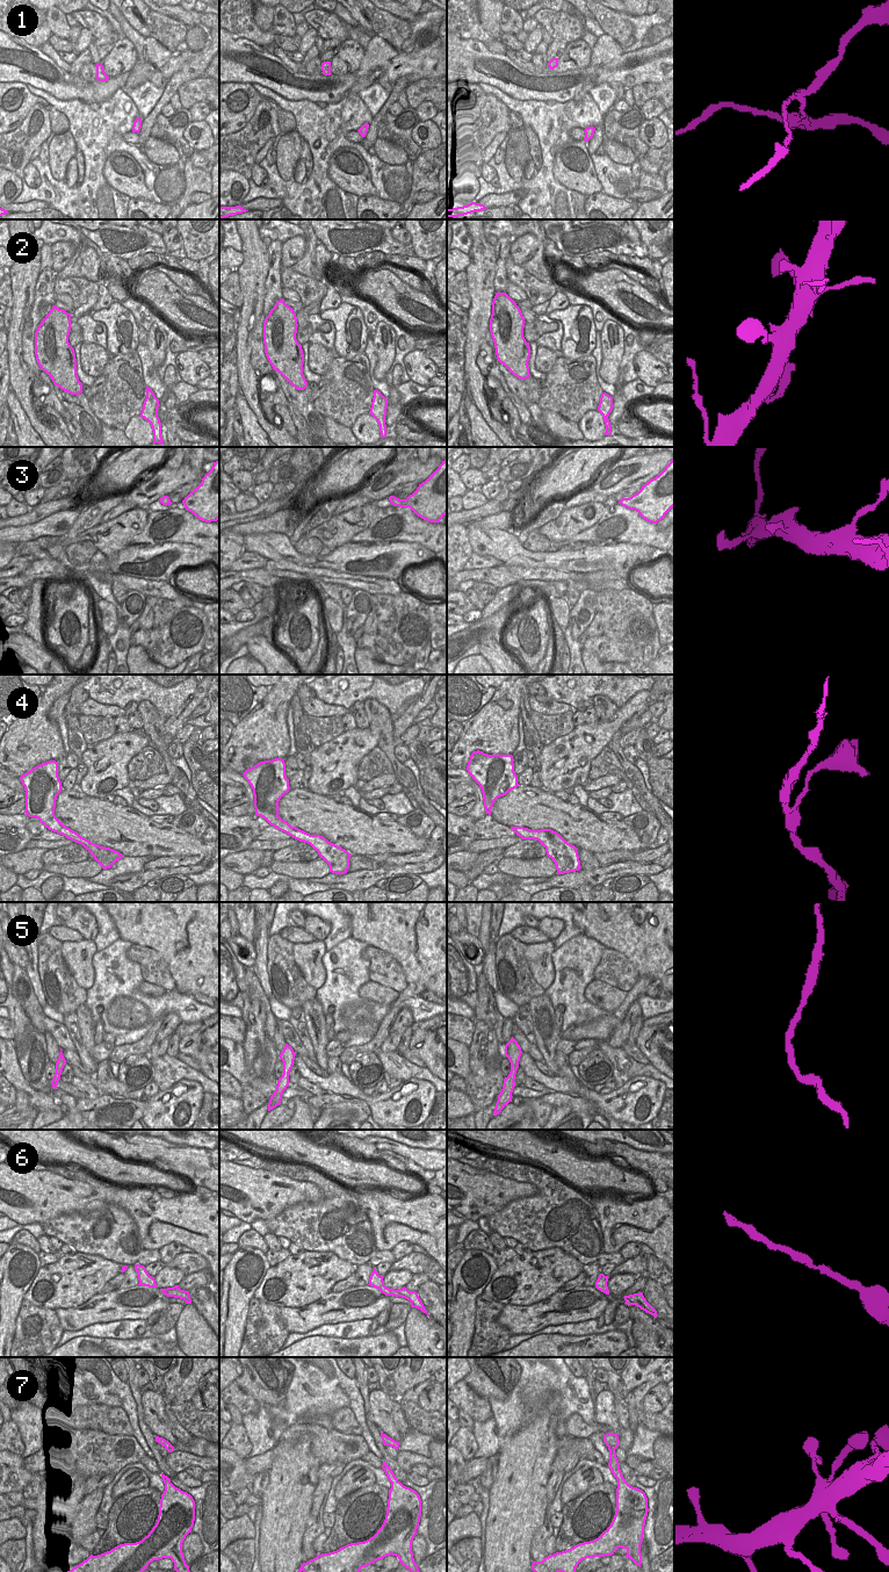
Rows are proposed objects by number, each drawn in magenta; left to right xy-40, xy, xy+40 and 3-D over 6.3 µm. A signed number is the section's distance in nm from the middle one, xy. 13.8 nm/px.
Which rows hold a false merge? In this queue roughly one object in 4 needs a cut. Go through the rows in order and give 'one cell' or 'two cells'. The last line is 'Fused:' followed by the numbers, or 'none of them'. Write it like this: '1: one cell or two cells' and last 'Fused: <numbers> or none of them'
1: two cells
2: one cell
3: one cell
4: one cell
5: one cell
6: one cell
7: one cell
Fused: 1

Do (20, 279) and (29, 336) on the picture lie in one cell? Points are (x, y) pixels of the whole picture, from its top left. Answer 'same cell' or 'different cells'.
different cells

